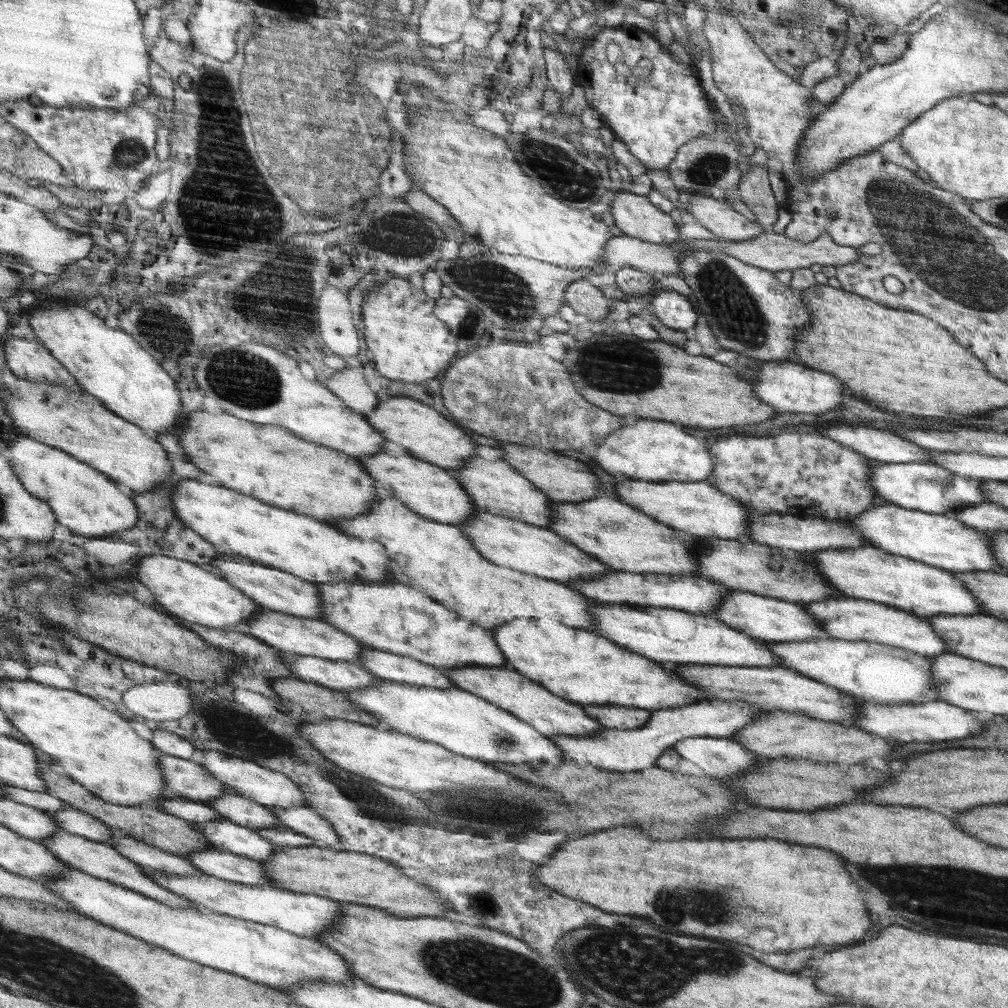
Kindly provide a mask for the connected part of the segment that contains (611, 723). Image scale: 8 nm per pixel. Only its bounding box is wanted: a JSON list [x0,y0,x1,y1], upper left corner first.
[582,704,652,730]

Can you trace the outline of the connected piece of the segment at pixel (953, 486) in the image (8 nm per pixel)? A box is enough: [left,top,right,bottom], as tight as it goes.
[870,462,988,514]

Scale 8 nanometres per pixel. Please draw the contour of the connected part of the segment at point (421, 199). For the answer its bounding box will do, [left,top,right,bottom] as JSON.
[404,189,461,231]

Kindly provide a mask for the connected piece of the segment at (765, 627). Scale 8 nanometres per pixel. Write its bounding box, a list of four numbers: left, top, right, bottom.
[712,591,827,642]

